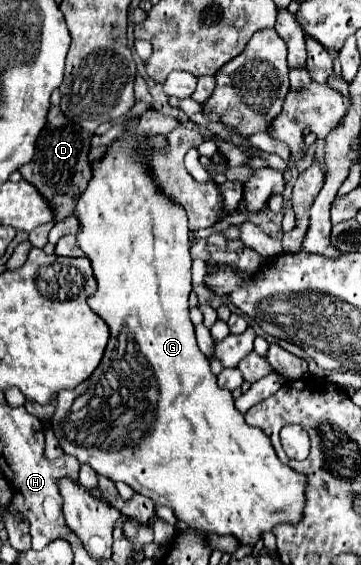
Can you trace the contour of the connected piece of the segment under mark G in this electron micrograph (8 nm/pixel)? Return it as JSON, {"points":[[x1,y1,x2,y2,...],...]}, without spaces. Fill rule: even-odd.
{"points":[[125,129,123,135,107,147,105,155,91,165,93,177,91,177,85,193,77,201,77,217,79,217,77,241,79,241,79,247,85,251,85,255,91,259,95,279,97,279,97,293,87,299,89,307,109,325,111,339,105,349,105,357,103,357,101,365,95,369,93,377,89,377,89,381,83,381,77,389,61,391,57,395,57,411,51,419,53,433,59,439,59,445,65,453,75,455,79,459,79,463,89,463,95,469,95,473,105,475,107,479,111,479,115,483,123,481,123,483,131,485,137,493,157,499,157,501,165,503,167,507,171,503,171,509,173,509,177,521,187,523,191,529,197,529,203,533,233,535,241,545,253,547,261,539,263,533,275,529,277,525,281,525,281,523,295,525,297,521,301,521,303,507,307,501,307,497,305,497,307,475,295,473,295,469,291,469,289,465,281,465,281,461,277,461,277,453,275,453,269,437,265,437,265,433,261,433,261,429,245,423,243,415,233,405,231,391,217,387,217,377,213,375,213,371,209,367,209,359,197,347,195,327,189,319,189,303,187,303,189,293,191,293,191,261,193,261,191,253,189,253,187,213,177,201,173,201,173,197,161,193,161,185,155,181,153,167,147,161,149,155,153,155,153,153,165,155,167,151,169,151,169,143,167,143,165,135,137,135,131,129]]}

